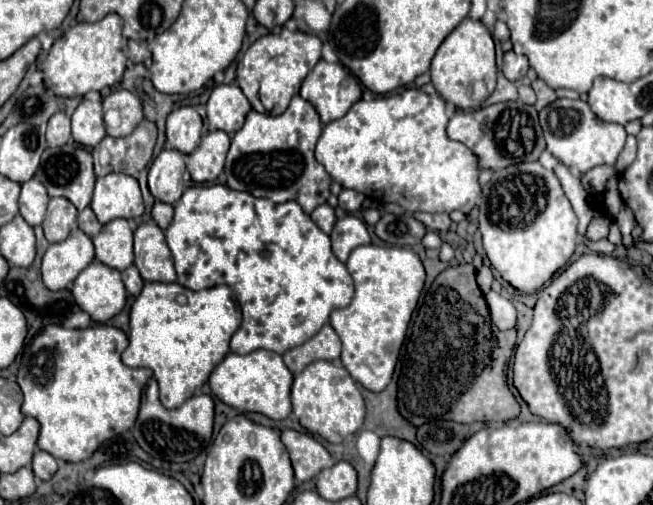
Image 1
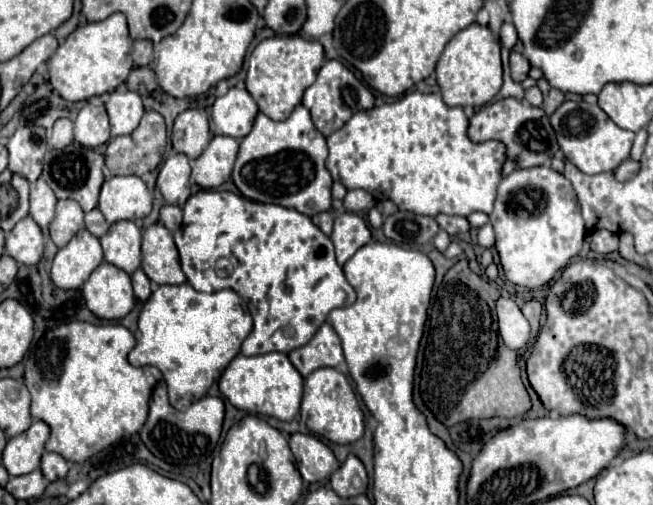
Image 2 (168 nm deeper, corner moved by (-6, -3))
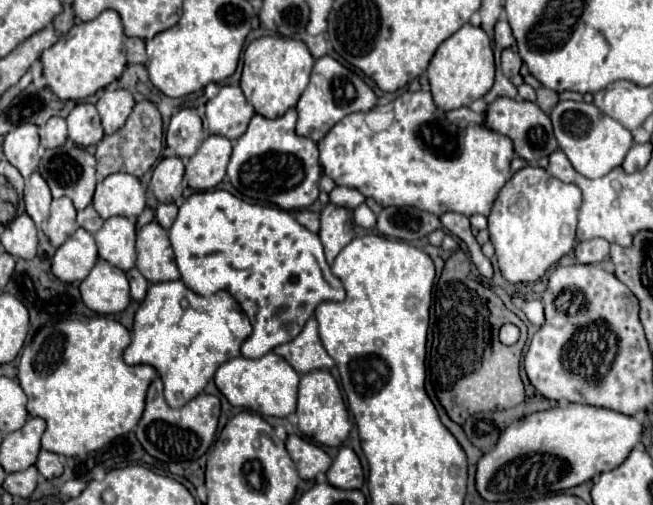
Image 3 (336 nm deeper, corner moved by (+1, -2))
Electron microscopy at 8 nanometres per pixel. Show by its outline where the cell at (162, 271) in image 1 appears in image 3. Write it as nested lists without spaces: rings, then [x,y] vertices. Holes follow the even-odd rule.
[[[154,220],[138,230],[136,268],[148,282],[180,280],[168,232]]]

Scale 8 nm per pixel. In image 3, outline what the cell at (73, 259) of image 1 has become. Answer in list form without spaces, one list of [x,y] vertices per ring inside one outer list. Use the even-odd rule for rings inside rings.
[[[78,228],[56,250],[52,258],[52,274],[62,282],[82,282],[96,262],[98,252],[94,236],[84,228]]]

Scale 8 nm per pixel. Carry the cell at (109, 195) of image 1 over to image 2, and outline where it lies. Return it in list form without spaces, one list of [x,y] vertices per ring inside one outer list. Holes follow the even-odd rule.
[[[135,175],[105,179],[99,197],[99,211],[105,215],[107,223],[143,219],[151,213],[151,195],[147,185]]]

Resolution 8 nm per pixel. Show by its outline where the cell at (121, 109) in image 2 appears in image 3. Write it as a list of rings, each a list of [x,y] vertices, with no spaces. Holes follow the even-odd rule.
[[[106,90],[98,102],[96,102],[96,108],[98,108],[98,114],[102,118],[102,126],[104,126],[104,134],[114,134],[116,130],[120,130],[132,108],[134,108],[134,98],[128,90]]]

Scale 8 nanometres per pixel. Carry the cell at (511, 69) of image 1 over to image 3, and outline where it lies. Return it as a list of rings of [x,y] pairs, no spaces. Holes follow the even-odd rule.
[[[504,50],[502,52],[502,72],[504,72],[506,78],[516,76],[518,70],[520,70],[520,66],[522,66],[522,60],[520,60],[518,54],[514,54],[512,50]]]

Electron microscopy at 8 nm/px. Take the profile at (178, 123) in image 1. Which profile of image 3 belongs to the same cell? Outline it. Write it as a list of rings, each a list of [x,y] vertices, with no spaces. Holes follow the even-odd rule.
[[[182,108],[170,120],[166,130],[166,144],[176,152],[180,158],[192,156],[204,140],[202,120],[192,108]]]

